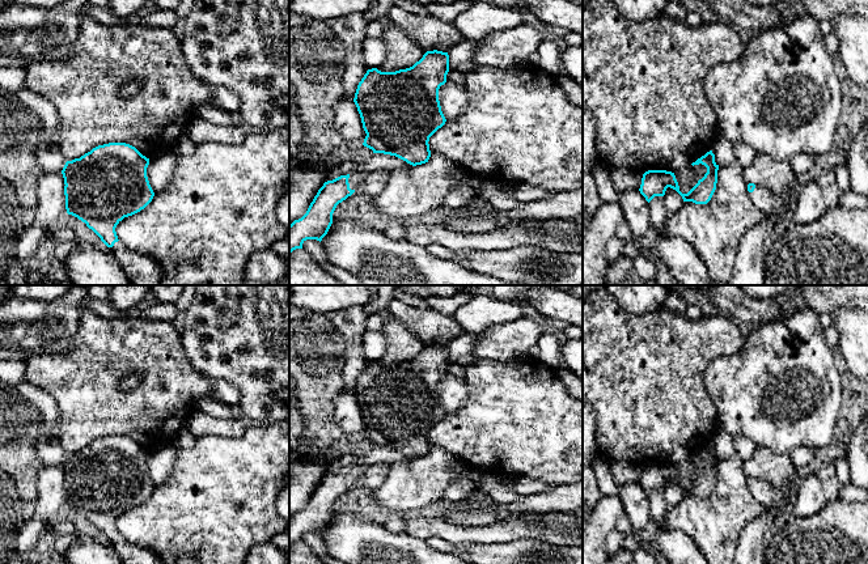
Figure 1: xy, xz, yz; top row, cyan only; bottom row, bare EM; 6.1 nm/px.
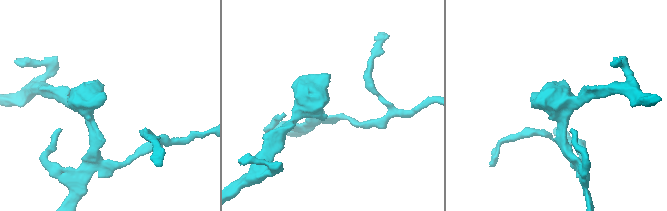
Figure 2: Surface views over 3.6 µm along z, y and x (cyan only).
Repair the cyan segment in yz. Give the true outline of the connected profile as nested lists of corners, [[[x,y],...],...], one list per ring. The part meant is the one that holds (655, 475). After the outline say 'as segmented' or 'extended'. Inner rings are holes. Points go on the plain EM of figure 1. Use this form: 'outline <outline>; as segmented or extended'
outline [[[712,444],[707,445],[691,458],[694,459],[699,457],[707,461],[707,466],[687,487],[682,487],[679,484],[679,479],[674,466],[666,463],[645,465],[642,471],[639,484],[648,496],[655,489],[664,489],[666,482],[670,480],[682,489],[683,495],[707,497],[716,483],[719,458],[715,455],[715,448],[712,446]]]; as segmented

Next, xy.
outline [[[109,436],[93,441],[80,451],[67,454],[62,463],[67,506],[85,516],[111,543],[124,564],[161,564],[154,552],[127,542],[115,525],[124,510],[144,502],[154,489],[147,470],[148,458],[149,451],[135,440],[126,436]]]; extended

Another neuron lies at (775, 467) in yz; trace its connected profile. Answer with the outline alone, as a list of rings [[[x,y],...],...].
[[[757,446],[751,458],[744,461],[744,470],[748,476],[765,479],[776,488],[784,487],[792,474],[800,474],[789,461],[789,454],[763,446]]]

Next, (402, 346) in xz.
[[[385,313],[386,322],[381,328],[386,339],[385,355],[377,361],[381,365],[395,365],[412,360],[425,347],[407,326],[390,313]]]

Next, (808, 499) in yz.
[[[806,474],[799,480],[789,512],[796,518],[810,517],[818,513],[826,504],[827,499],[817,474]]]

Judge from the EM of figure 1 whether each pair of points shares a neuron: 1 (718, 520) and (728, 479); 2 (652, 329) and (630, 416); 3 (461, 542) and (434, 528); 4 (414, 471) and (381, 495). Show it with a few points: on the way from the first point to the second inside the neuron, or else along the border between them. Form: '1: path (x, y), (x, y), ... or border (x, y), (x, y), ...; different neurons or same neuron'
1: path (727, 509), (731, 505), (731, 490); same neuron
2: path (652, 351), (652, 365), (646, 372), (646, 394); same neuron
3: path (454, 535), (440, 529); same neuron
4: path (406, 479), (389, 495); same neuron

